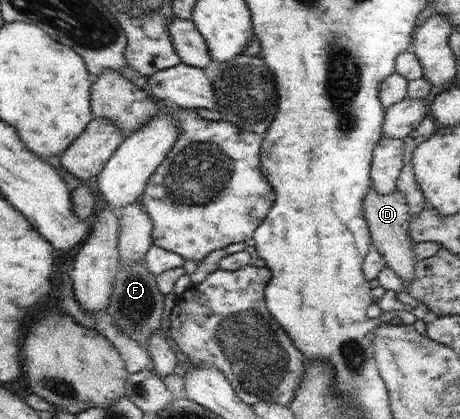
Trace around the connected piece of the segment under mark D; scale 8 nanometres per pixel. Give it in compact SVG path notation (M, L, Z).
M371 185L363 200L363 213L370 231L372 247L377 248L385 258L389 266L403 283L404 291L408 291L409 285L413 283L414 267L416 264L413 255L414 241L410 239L410 213L408 210L406 195L397 188L388 194L377 193Z

